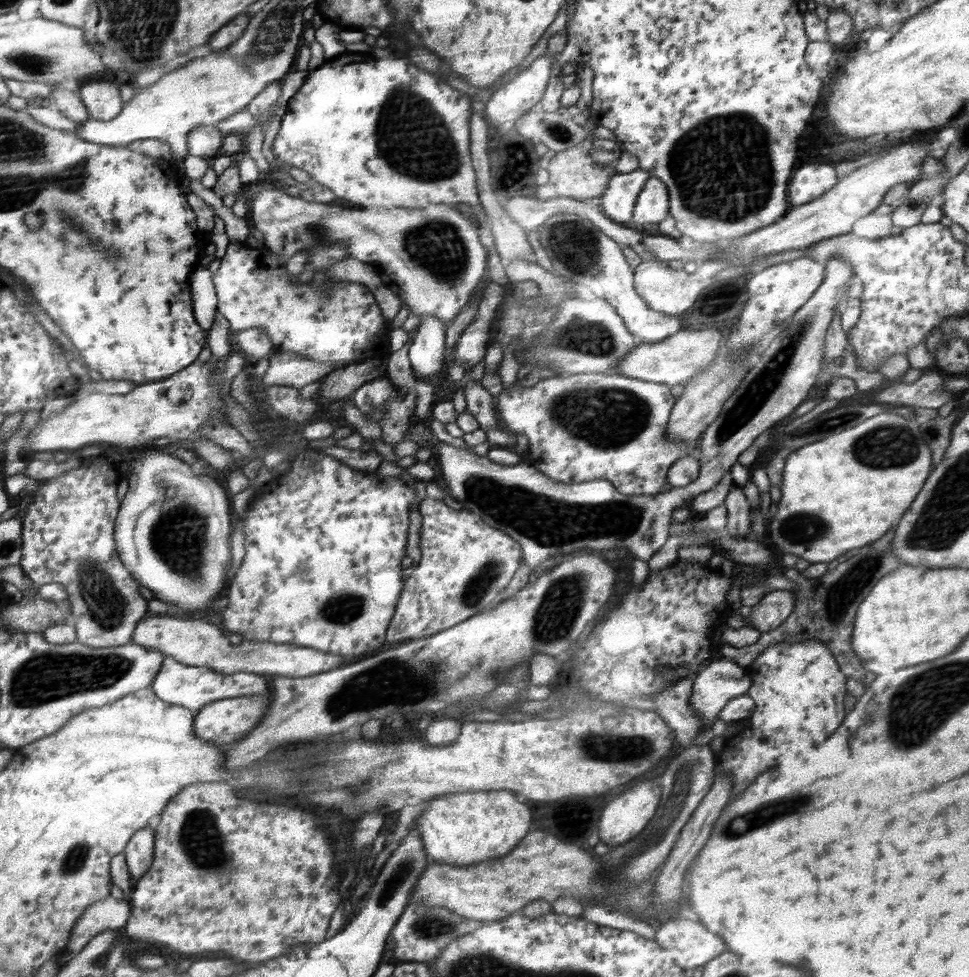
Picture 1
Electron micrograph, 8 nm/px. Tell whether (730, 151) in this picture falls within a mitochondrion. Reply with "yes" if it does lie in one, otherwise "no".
yes

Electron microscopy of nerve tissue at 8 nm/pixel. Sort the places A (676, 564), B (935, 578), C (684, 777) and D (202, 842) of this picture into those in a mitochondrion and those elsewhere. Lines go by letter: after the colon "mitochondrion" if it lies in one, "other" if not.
A: other
B: other
C: mitochondrion
D: mitochondrion

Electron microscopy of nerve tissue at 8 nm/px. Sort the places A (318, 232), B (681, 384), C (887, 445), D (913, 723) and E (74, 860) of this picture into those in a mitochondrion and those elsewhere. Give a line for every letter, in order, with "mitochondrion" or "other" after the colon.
A: mitochondrion
B: other
C: mitochondrion
D: mitochondrion
E: mitochondrion

